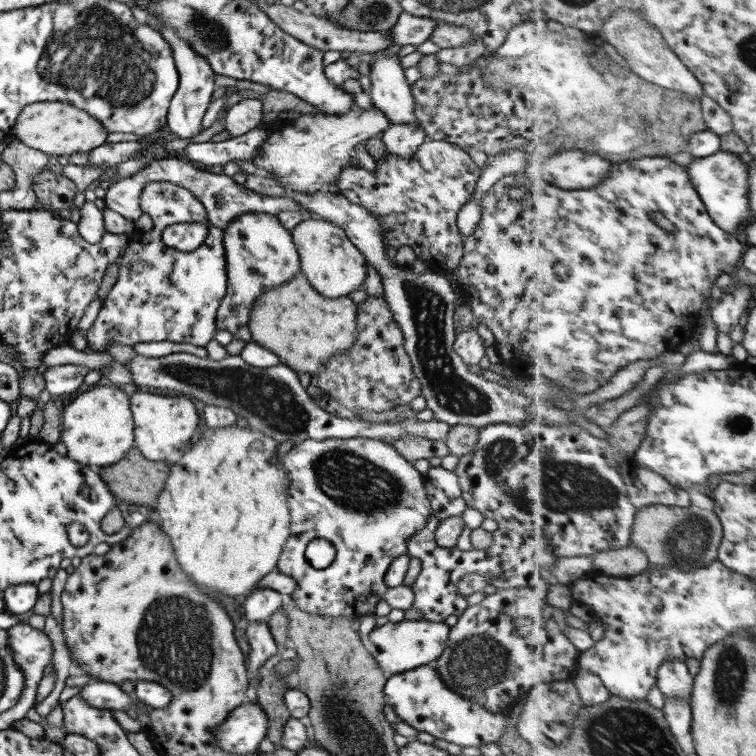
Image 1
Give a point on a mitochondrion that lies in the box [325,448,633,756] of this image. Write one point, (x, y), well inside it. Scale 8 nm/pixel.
(476, 664)

